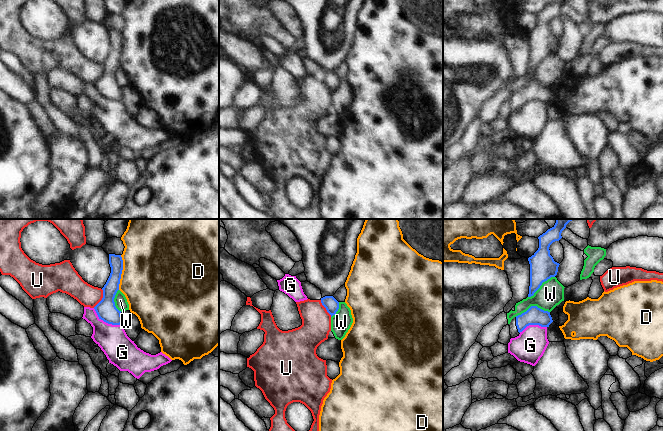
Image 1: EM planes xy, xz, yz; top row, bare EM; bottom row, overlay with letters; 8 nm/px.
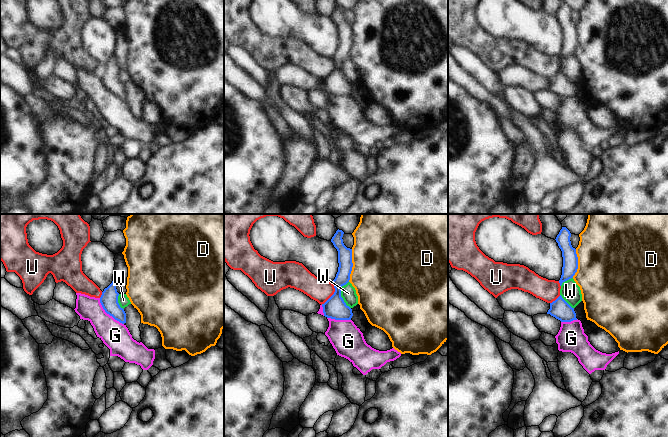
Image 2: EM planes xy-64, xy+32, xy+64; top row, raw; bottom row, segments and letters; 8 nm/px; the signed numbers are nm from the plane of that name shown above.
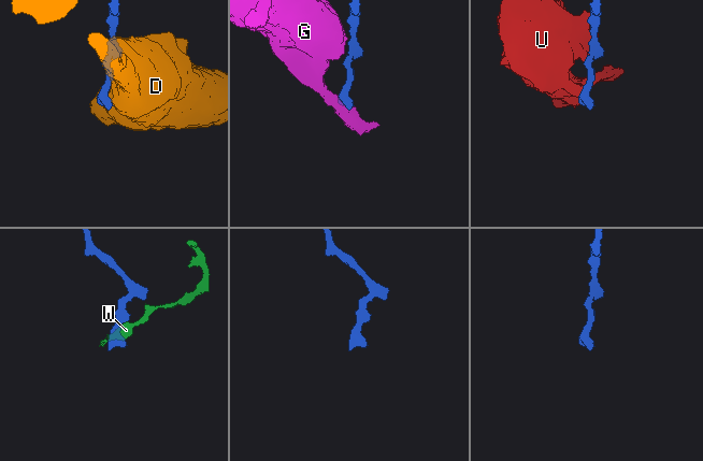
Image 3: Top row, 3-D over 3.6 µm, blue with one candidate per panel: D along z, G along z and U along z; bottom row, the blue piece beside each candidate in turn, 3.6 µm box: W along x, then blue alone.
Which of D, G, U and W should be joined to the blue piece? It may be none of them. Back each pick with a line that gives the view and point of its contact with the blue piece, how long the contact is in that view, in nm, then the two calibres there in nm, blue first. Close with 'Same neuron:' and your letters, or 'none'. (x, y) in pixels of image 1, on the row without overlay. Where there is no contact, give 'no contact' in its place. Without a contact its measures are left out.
Same neuron: none

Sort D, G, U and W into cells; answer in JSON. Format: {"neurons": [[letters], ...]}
{"neurons": [["D"], ["G"], ["U"], ["W"]]}

